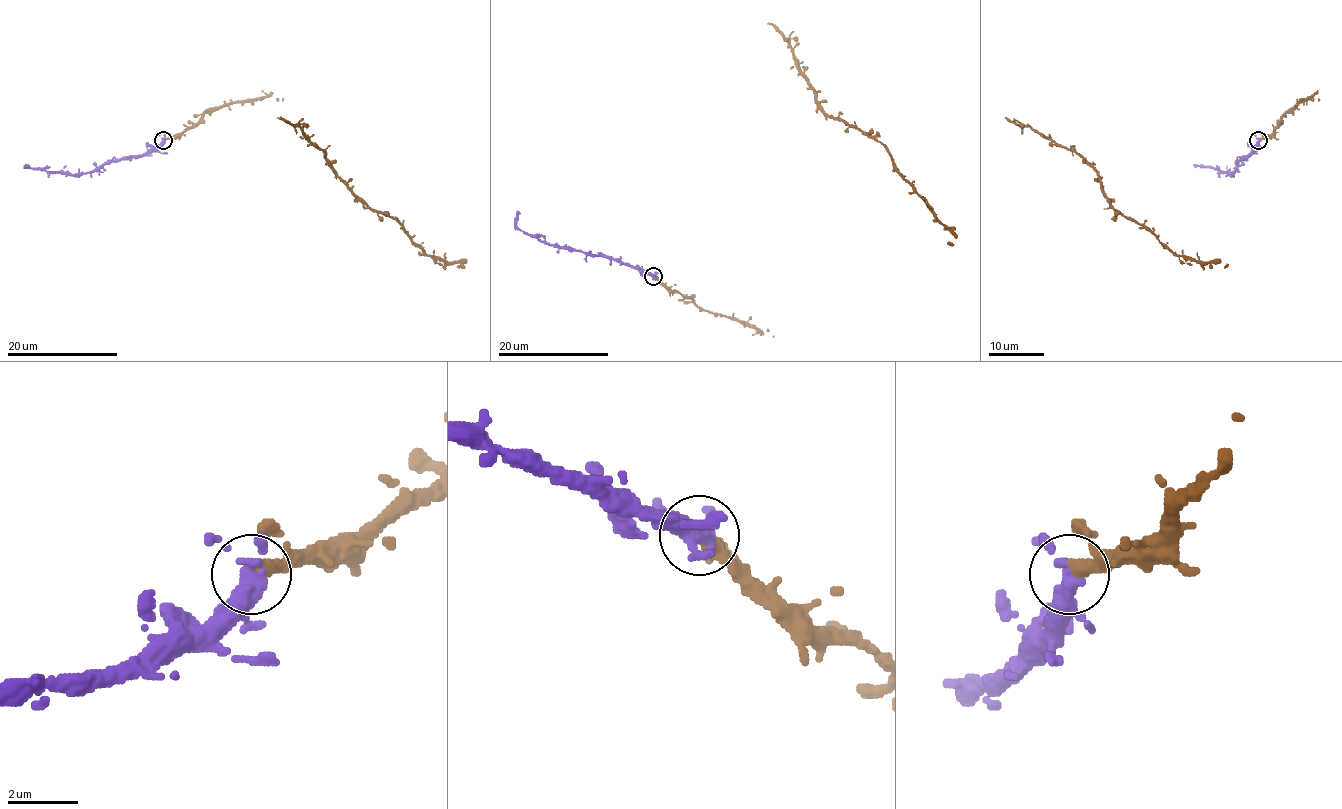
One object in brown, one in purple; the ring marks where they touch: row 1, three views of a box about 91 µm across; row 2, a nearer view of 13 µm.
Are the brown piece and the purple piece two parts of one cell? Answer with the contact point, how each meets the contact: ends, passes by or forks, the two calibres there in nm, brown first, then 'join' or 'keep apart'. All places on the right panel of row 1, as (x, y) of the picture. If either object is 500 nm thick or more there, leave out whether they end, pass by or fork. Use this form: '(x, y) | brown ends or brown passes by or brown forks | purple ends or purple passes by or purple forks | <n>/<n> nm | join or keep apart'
(1258, 140) | brown ends | purple forks | 400/320 nm | join

